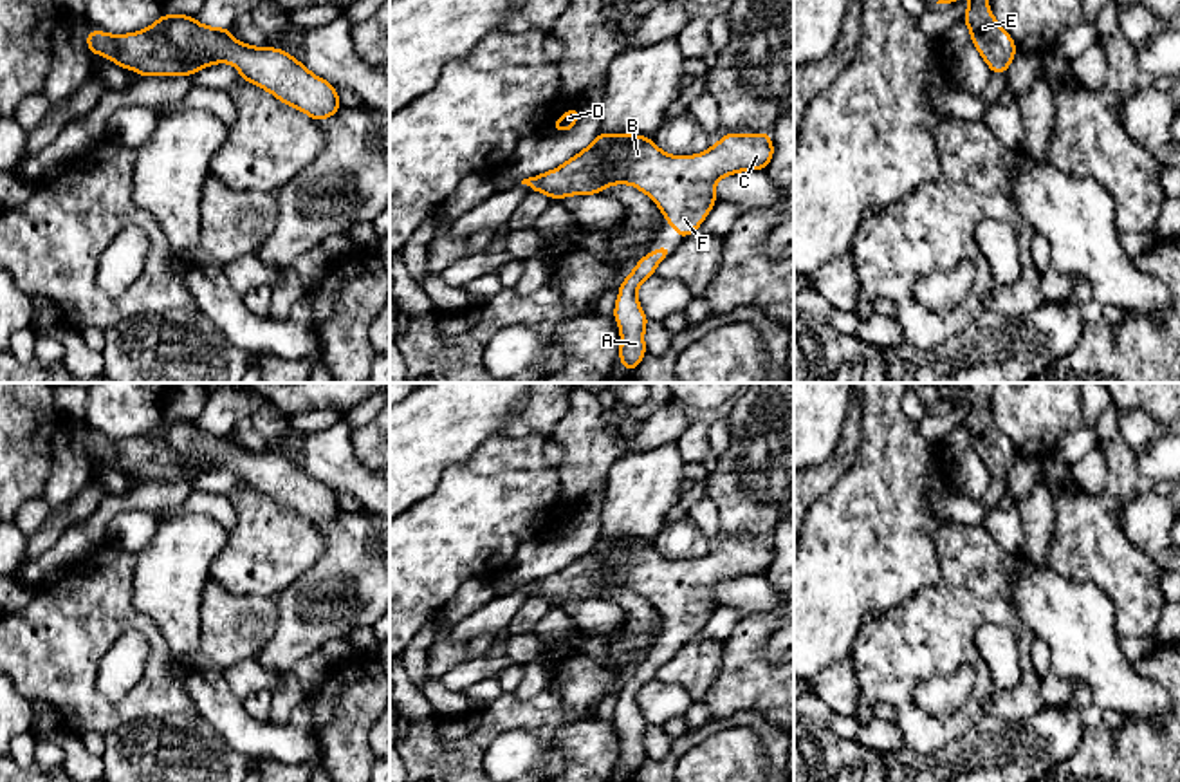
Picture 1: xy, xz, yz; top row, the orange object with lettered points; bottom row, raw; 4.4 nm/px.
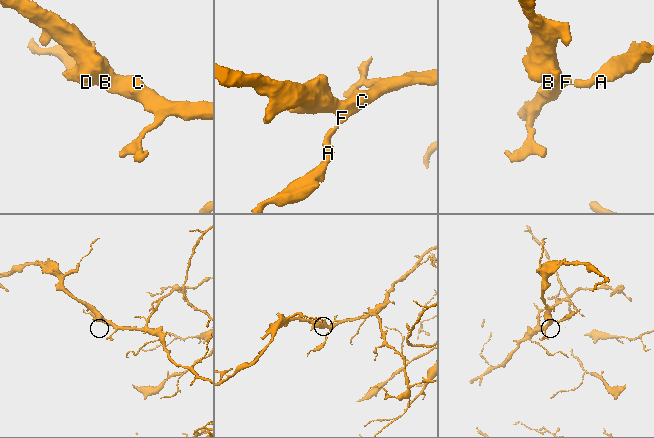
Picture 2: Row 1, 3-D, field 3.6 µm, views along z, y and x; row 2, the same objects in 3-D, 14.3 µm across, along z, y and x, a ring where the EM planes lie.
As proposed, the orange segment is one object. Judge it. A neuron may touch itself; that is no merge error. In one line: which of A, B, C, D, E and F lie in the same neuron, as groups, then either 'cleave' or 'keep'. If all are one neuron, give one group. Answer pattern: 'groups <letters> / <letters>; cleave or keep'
groups A B C D E F; keep

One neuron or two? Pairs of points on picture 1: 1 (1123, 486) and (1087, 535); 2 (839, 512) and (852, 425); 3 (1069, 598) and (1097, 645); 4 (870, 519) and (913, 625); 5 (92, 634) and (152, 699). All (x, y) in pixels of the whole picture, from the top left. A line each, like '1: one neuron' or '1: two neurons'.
1: two neurons
2: two neurons
3: one neuron
4: two neurons
5: one neuron

